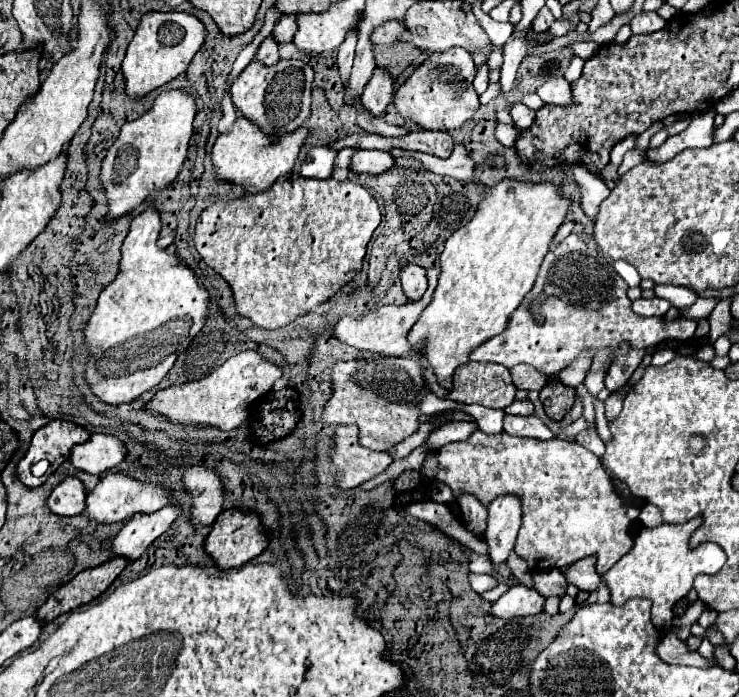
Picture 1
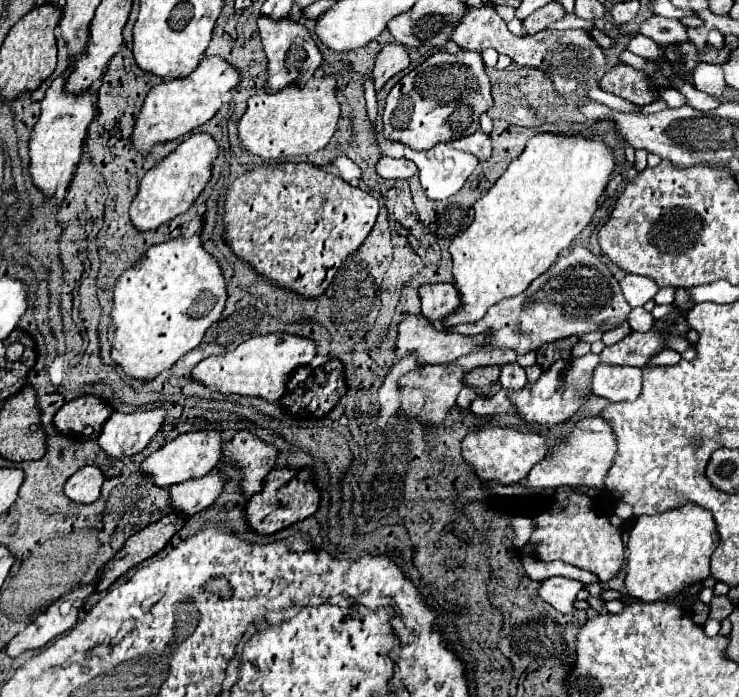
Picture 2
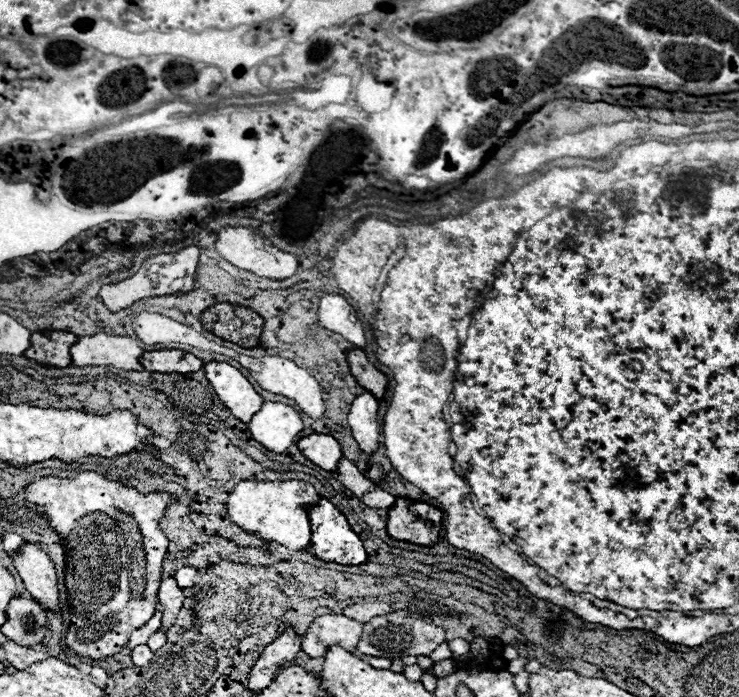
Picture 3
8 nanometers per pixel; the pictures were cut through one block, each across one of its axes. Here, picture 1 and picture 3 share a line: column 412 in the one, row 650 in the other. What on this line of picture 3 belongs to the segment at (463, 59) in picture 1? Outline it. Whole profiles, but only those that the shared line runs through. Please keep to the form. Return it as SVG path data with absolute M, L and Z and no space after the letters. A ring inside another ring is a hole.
M82 470L72 478L42 476L26 486L24 498L44 510L48 526L60 534L64 548L68 548L64 588L70 606L70 626L64 636L66 646L78 656L92 660L104 660L122 652L130 640L130 634L144 626L158 608L162 560L168 548L168 538L160 528L160 518L164 516L166 506L172 504L178 496L172 492L140 494L120 480L106 478L102 472Z

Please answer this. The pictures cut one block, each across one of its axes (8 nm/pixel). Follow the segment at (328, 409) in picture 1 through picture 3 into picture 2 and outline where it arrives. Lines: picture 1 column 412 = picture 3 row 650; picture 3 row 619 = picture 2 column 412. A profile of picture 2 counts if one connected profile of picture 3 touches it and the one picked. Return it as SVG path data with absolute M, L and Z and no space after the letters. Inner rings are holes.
M480 348L470 352L470 356L462 356L460 360L454 360L450 364L442 364L442 366L424 366L422 370L410 372L406 376L400 378L400 386L402 386L402 404L400 404L400 412L404 414L414 414L416 418L420 418L422 422L430 424L430 426L438 426L446 412L456 404L458 392L466 386L464 384L464 376L468 372L472 372L474 368L484 368L490 364L508 364L514 362L516 354L510 348Z

